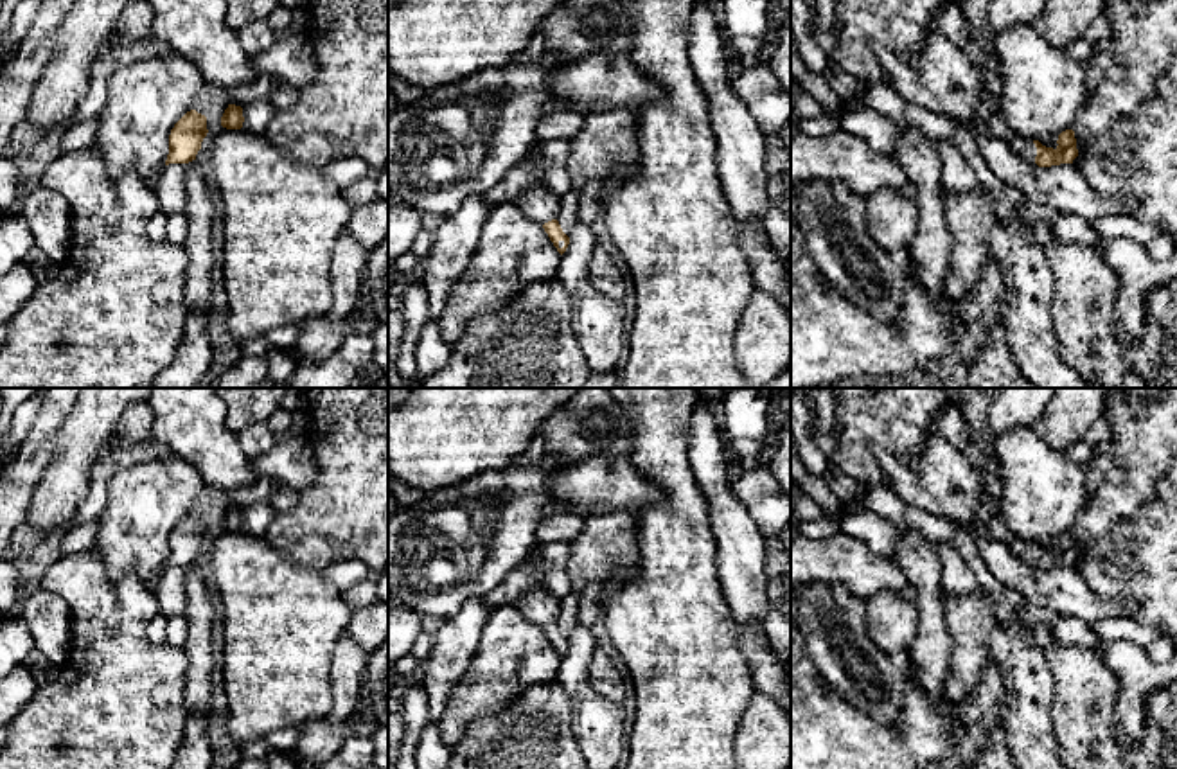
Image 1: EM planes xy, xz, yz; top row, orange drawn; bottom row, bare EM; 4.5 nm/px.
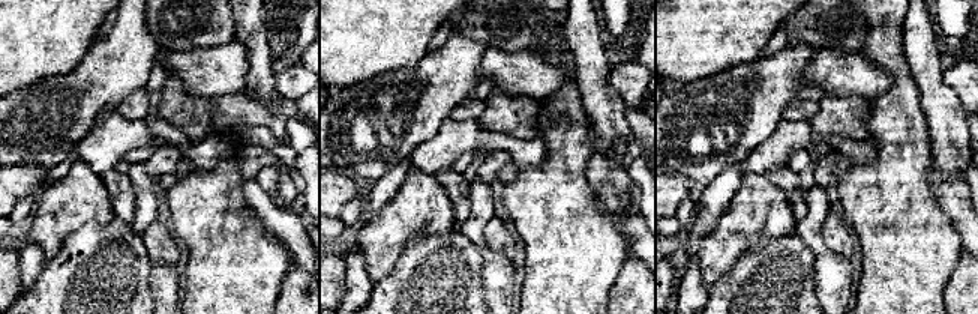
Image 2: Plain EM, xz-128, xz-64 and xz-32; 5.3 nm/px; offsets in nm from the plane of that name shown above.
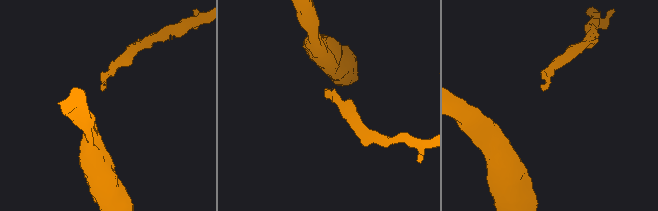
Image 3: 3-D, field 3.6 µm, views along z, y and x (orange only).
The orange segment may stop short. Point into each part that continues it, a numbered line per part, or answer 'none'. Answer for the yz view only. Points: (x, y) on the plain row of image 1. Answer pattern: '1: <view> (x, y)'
1: yz (1023, 548)

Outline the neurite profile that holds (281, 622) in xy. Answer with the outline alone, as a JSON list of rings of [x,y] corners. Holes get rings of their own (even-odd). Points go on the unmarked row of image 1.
[[[221,530],[208,571],[223,622],[226,729],[235,747],[284,728],[302,728],[332,710],[331,661],[352,616],[343,593],[322,571],[300,568],[264,537]]]

